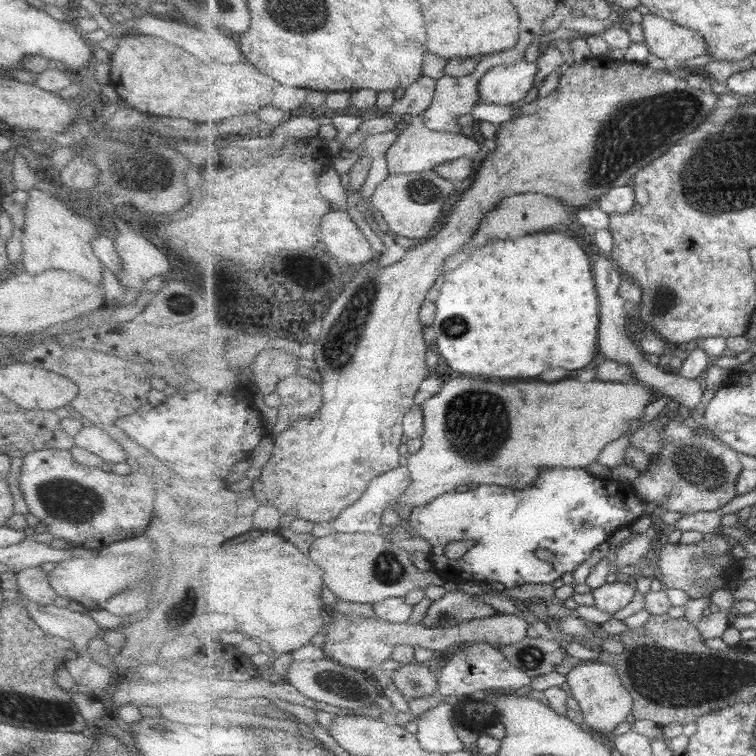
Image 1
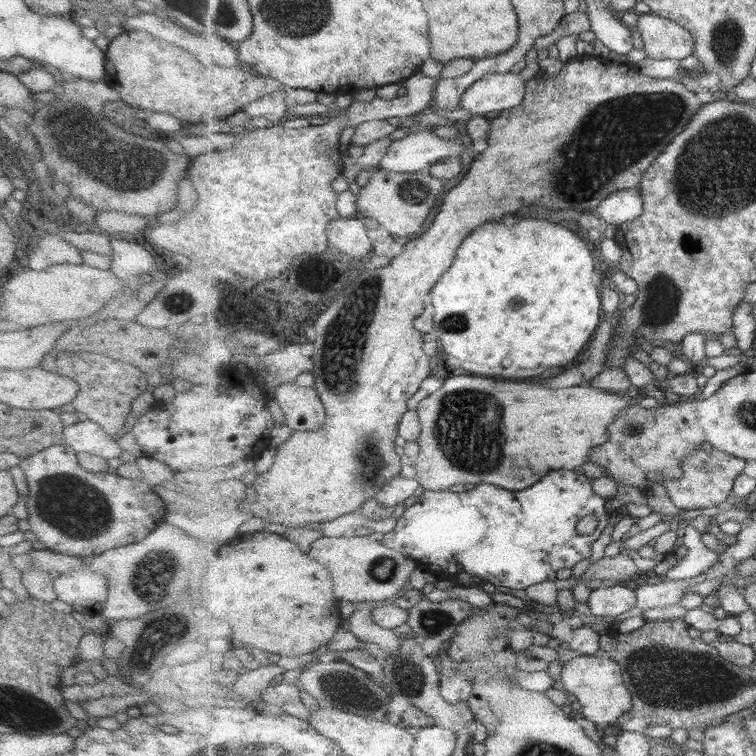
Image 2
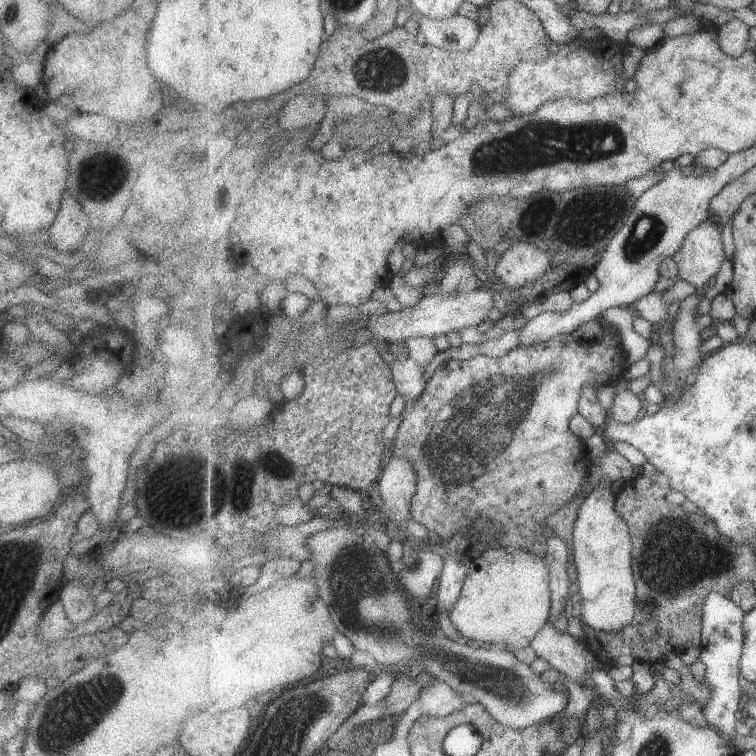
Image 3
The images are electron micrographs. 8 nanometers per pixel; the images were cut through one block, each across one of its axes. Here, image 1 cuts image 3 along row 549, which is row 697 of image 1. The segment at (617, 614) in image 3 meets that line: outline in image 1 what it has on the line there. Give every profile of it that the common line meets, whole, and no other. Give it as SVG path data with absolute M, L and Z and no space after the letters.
M597 661L579 663L566 675L571 695L580 705L584 722L603 735L611 737L615 728L627 720L634 709L634 700L629 690L621 684L617 670L611 665Z

